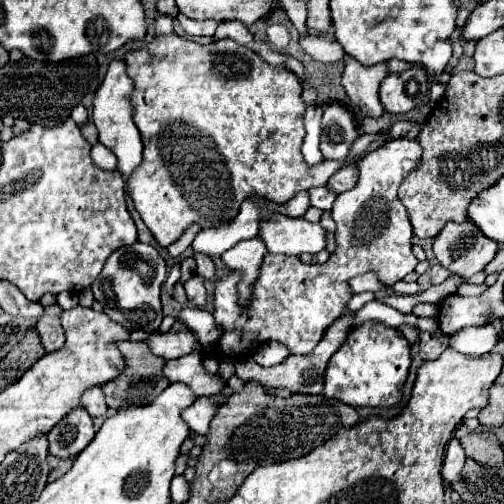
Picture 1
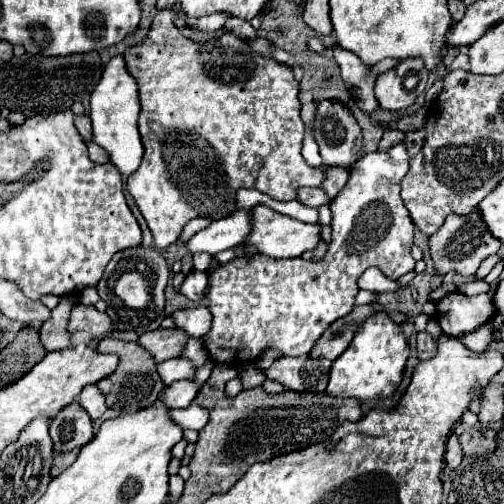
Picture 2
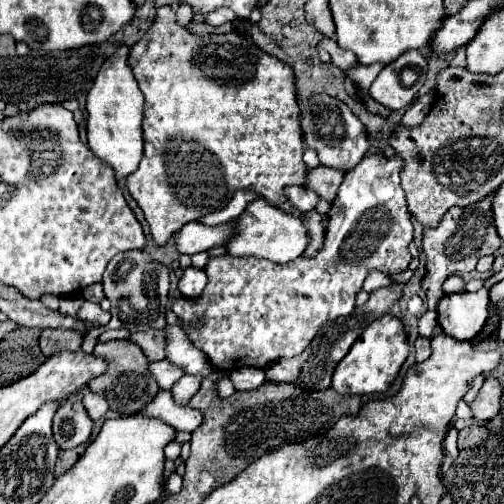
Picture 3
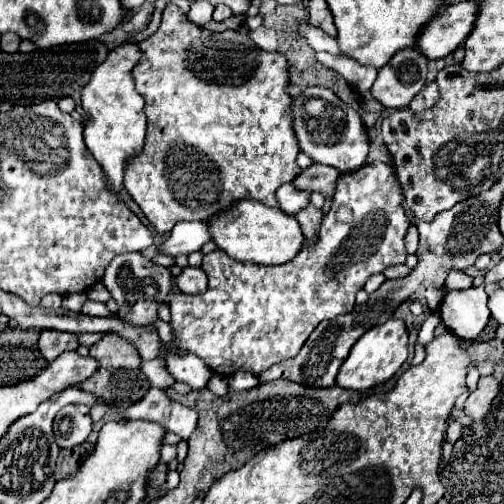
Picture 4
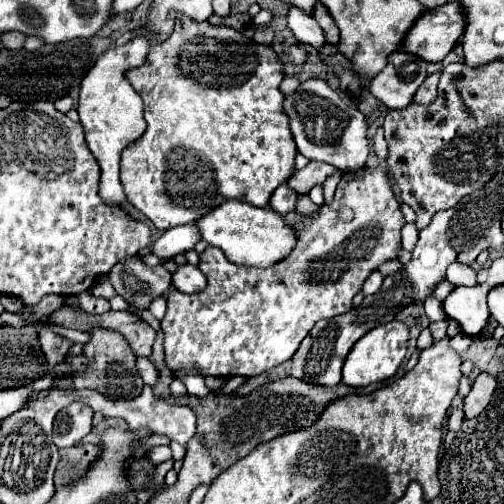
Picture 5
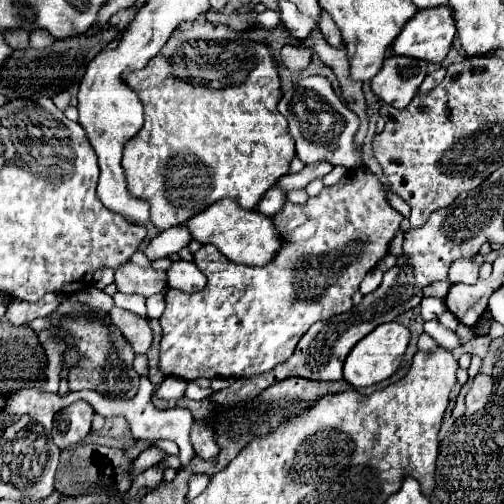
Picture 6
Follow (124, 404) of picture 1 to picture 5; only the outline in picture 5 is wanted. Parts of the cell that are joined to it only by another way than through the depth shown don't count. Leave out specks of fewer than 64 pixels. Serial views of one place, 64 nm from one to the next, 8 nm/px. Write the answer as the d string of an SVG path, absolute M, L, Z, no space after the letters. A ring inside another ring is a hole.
M92 328L90 332L90 340L84 344L84 356L88 358L88 364L84 368L84 372L76 372L72 376L74 388L82 390L82 388L90 388L90 390L98 390L100 394L104 394L106 398L112 400L132 400L140 394L140 388L144 386L144 382L140 380L140 374L136 372L136 354L132 352L130 344L122 338L120 332L116 330L108 330L108 328Z

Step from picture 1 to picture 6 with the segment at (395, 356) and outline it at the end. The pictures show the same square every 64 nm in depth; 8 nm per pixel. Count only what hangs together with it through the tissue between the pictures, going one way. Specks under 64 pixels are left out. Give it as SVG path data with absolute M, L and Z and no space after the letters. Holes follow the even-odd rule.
M386 322L380 328L374 328L348 354L348 360L344 364L344 380L348 380L356 388L364 388L364 386L372 386L372 384L378 384L382 380L390 378L400 368L408 340L410 340L410 332L400 322Z

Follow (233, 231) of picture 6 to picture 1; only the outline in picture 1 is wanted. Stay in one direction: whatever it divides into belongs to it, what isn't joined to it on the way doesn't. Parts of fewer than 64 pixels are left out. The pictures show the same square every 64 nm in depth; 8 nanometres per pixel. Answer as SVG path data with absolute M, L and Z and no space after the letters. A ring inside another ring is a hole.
M272 212L268 218L260 220L258 238L266 244L270 254L300 256L304 252L318 254L326 248L326 232L320 224L290 218L280 212Z

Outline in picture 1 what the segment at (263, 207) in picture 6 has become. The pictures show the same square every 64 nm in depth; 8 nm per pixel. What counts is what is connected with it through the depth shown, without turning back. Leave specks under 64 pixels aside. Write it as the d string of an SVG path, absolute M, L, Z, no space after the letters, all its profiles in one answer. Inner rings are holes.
M324 186L322 188L310 188L308 196L310 196L310 204L314 208L320 208L320 210L330 210L334 200L336 200L336 194Z

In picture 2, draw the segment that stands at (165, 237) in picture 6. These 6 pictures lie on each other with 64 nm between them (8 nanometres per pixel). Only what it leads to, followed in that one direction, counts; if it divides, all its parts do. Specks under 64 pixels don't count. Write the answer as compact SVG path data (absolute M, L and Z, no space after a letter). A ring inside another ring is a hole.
M240 210L240 212L234 212L226 218L222 218L222 220L216 220L208 228L196 232L188 240L188 244L186 244L188 252L190 254L208 252L214 256L216 252L234 248L248 234L248 224L250 224L250 212L248 210Z

